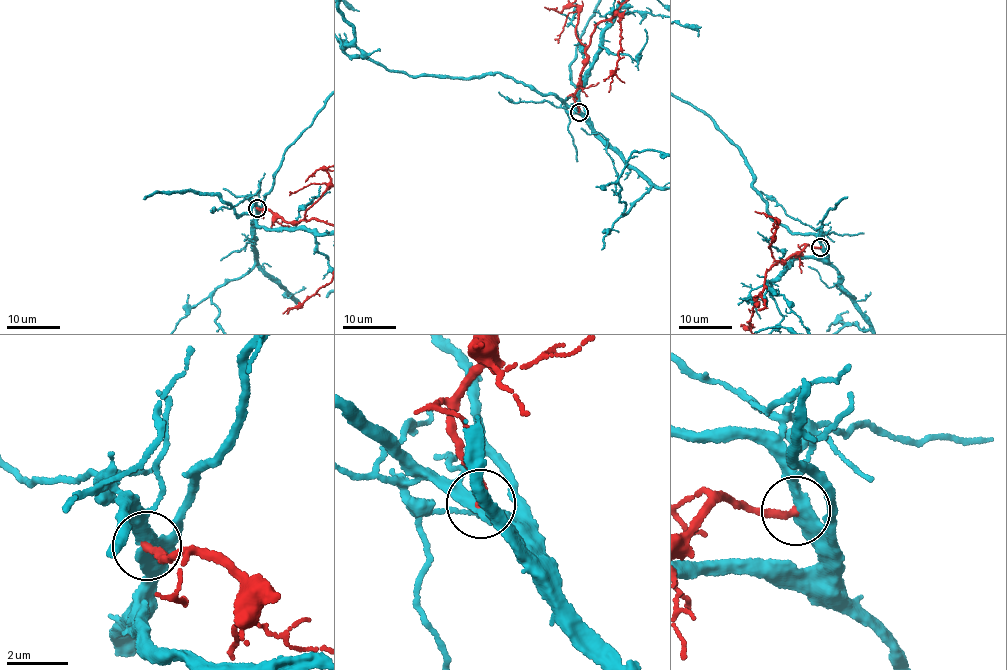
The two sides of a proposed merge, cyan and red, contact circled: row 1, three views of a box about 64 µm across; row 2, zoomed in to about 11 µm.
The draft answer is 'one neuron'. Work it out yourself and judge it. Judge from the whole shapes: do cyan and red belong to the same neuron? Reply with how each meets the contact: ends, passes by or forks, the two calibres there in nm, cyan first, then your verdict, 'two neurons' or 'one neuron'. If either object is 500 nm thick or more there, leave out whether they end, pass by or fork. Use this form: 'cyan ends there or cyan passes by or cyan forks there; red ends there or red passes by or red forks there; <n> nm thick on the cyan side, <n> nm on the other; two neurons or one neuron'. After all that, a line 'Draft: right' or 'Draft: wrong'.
cyan passes by; red ends there; 400 nm thick on the cyan side, 260 nm on the other; two neurons
Draft: wrong

